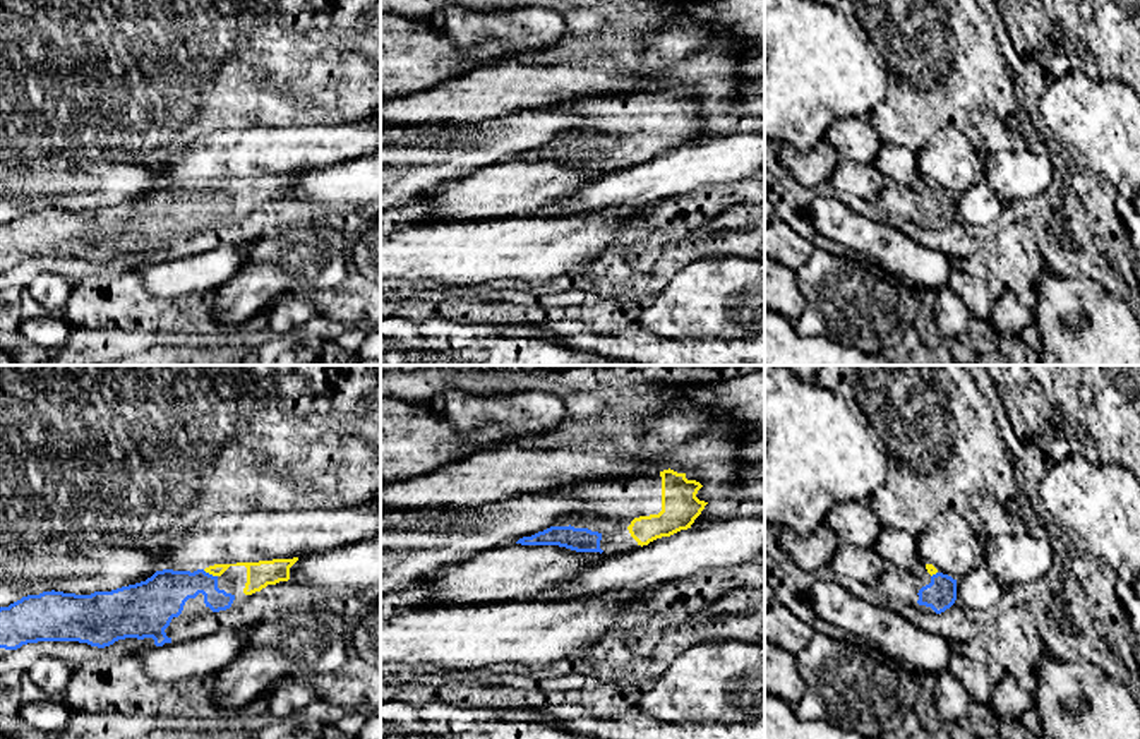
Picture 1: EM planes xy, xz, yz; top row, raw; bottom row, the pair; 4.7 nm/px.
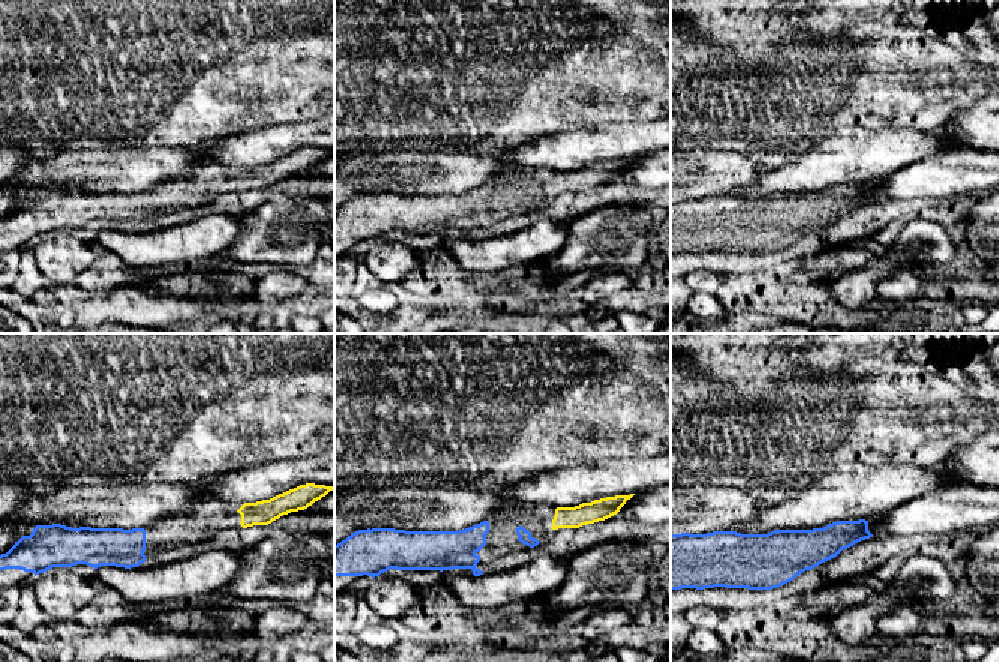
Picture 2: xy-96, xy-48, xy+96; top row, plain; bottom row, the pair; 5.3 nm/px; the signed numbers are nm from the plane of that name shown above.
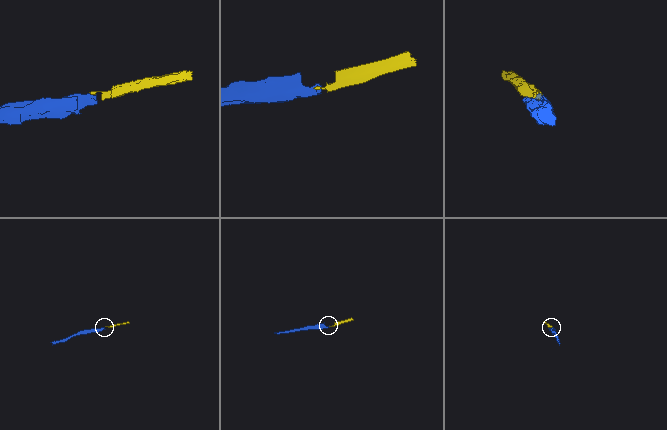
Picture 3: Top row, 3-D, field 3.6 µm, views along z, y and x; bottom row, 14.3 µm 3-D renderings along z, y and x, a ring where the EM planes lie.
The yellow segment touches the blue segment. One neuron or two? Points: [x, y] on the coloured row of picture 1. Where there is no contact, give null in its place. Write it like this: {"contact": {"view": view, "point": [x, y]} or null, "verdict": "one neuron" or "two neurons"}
{"contact": {"view": "xy", "point": [210, 573]}, "verdict": "one neuron"}

